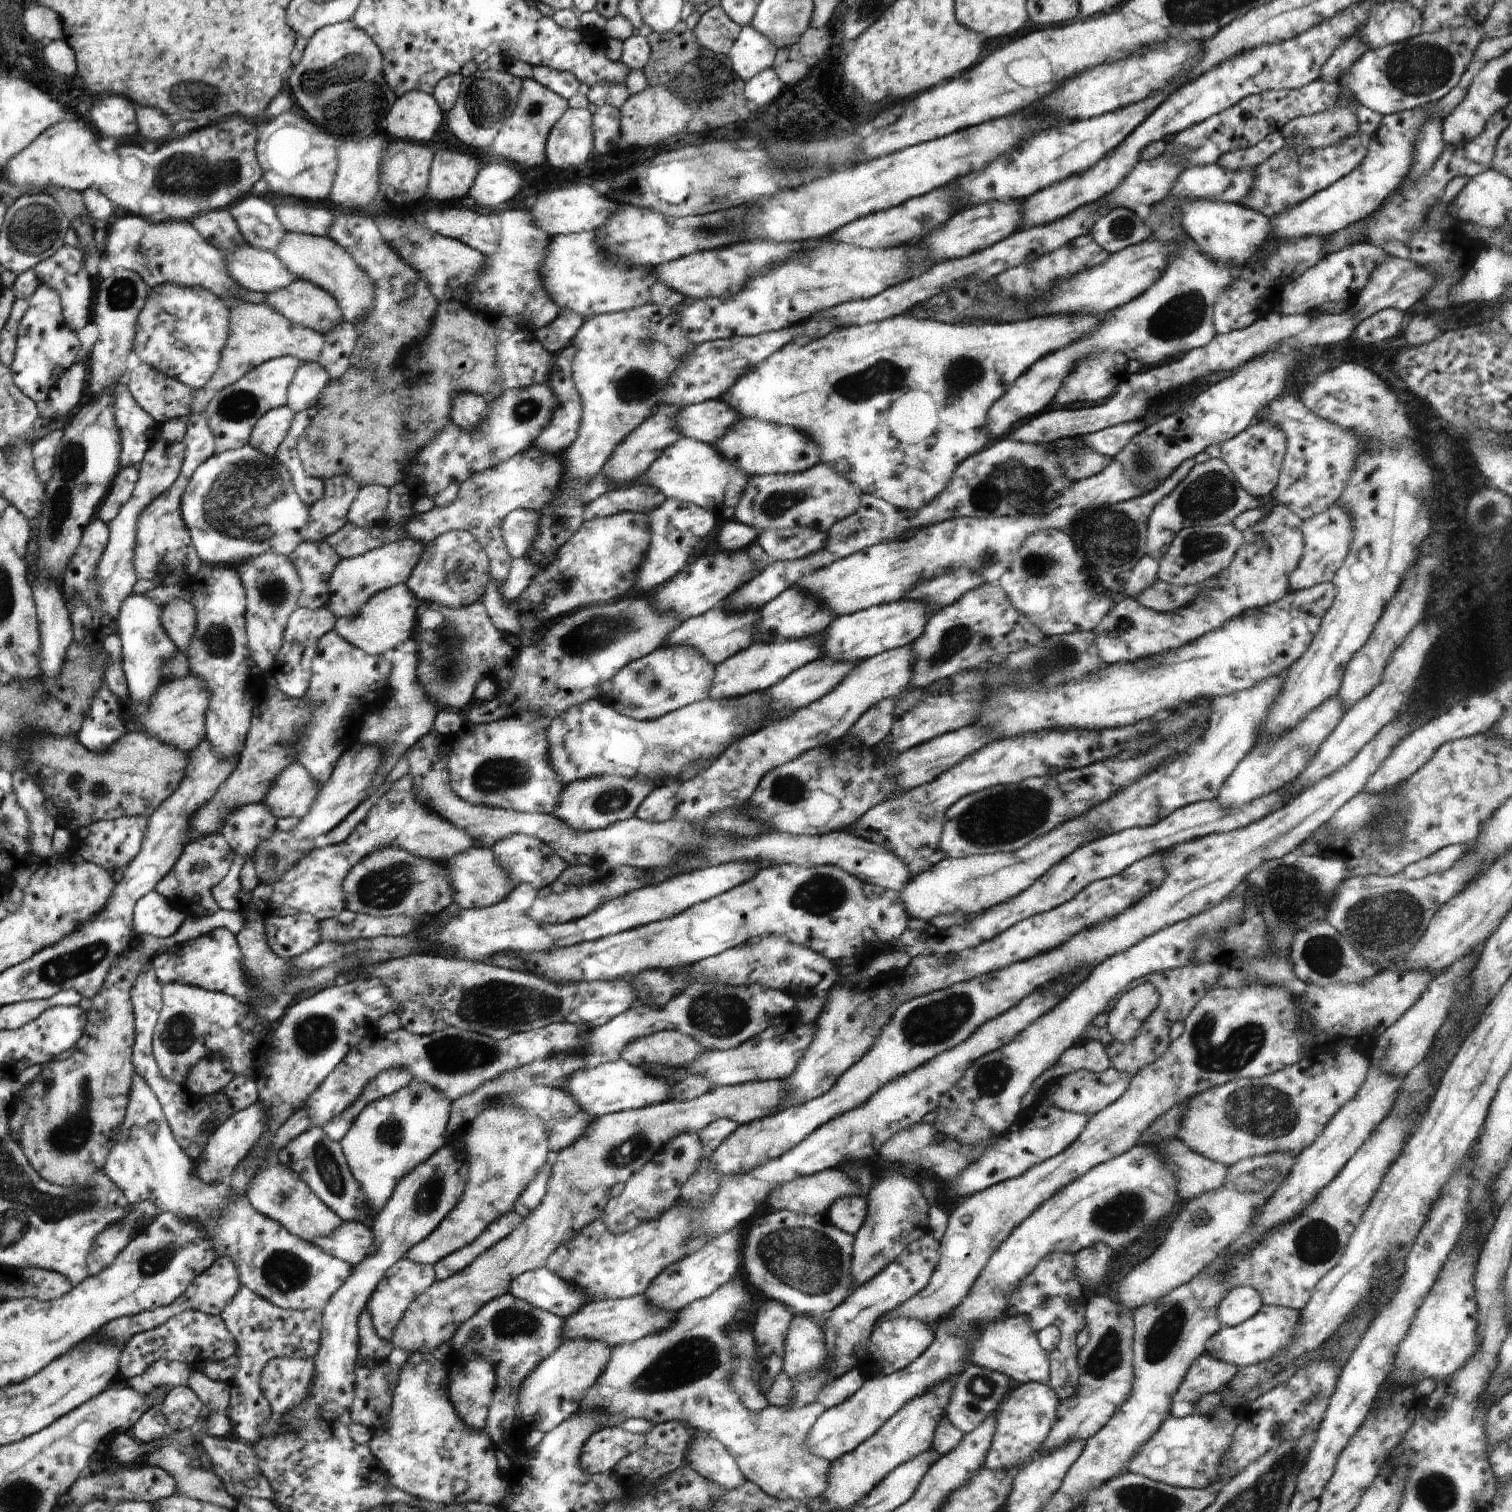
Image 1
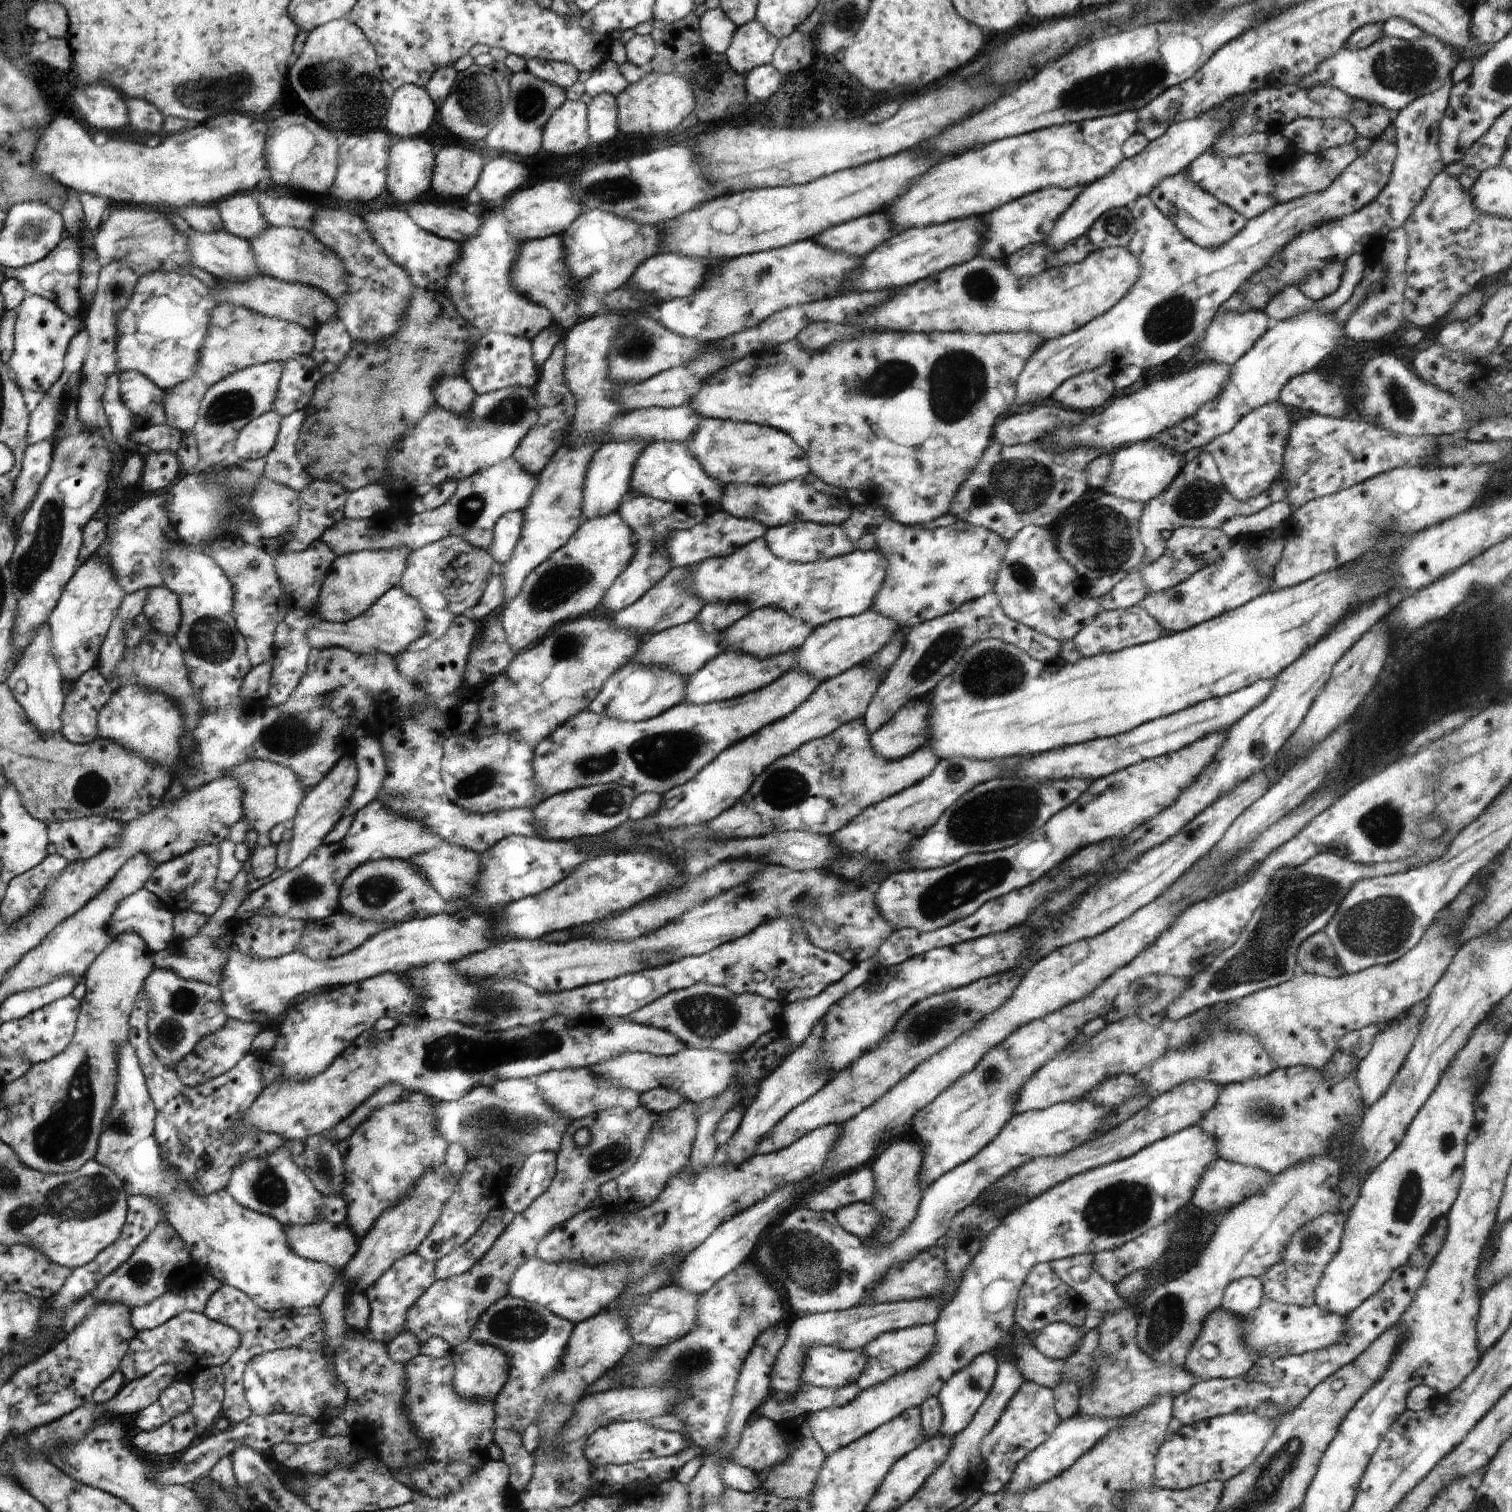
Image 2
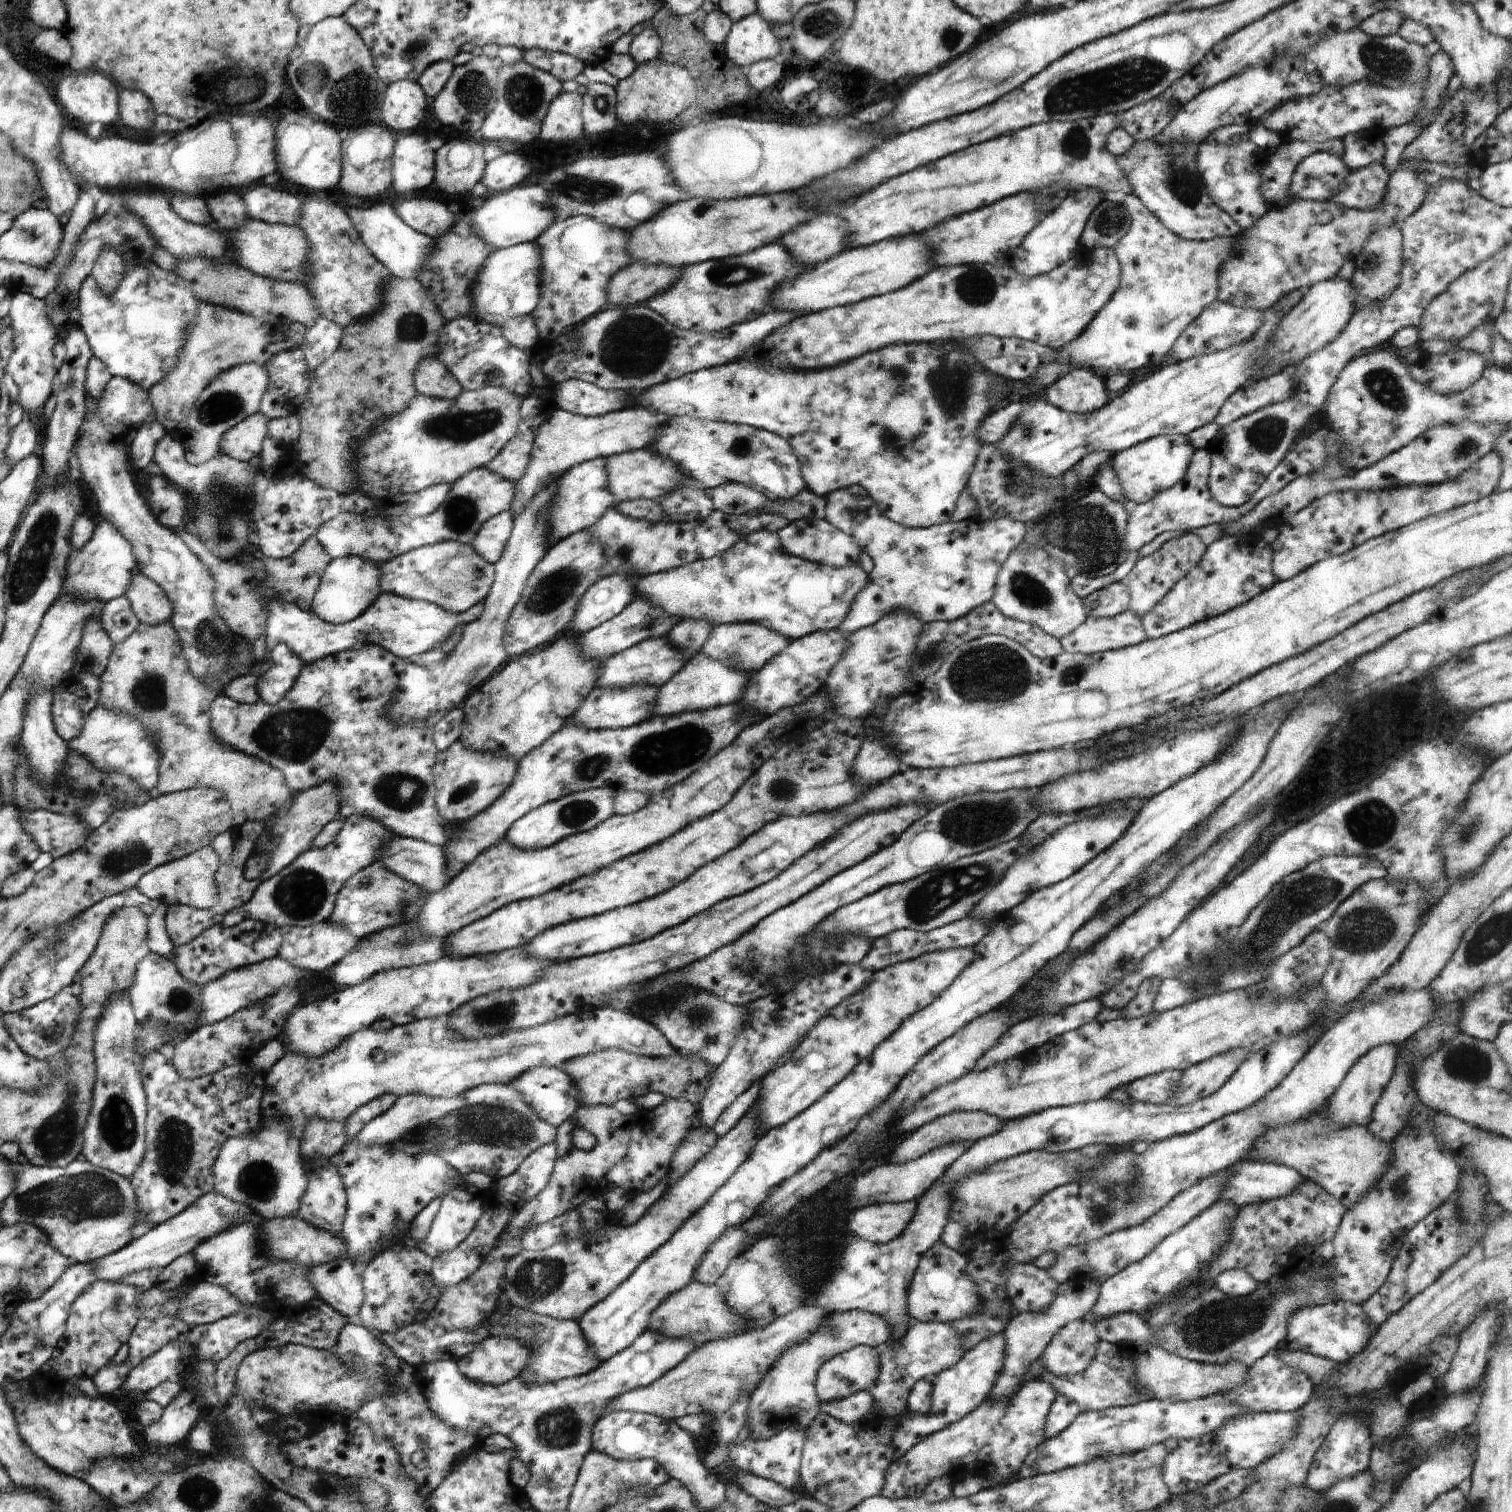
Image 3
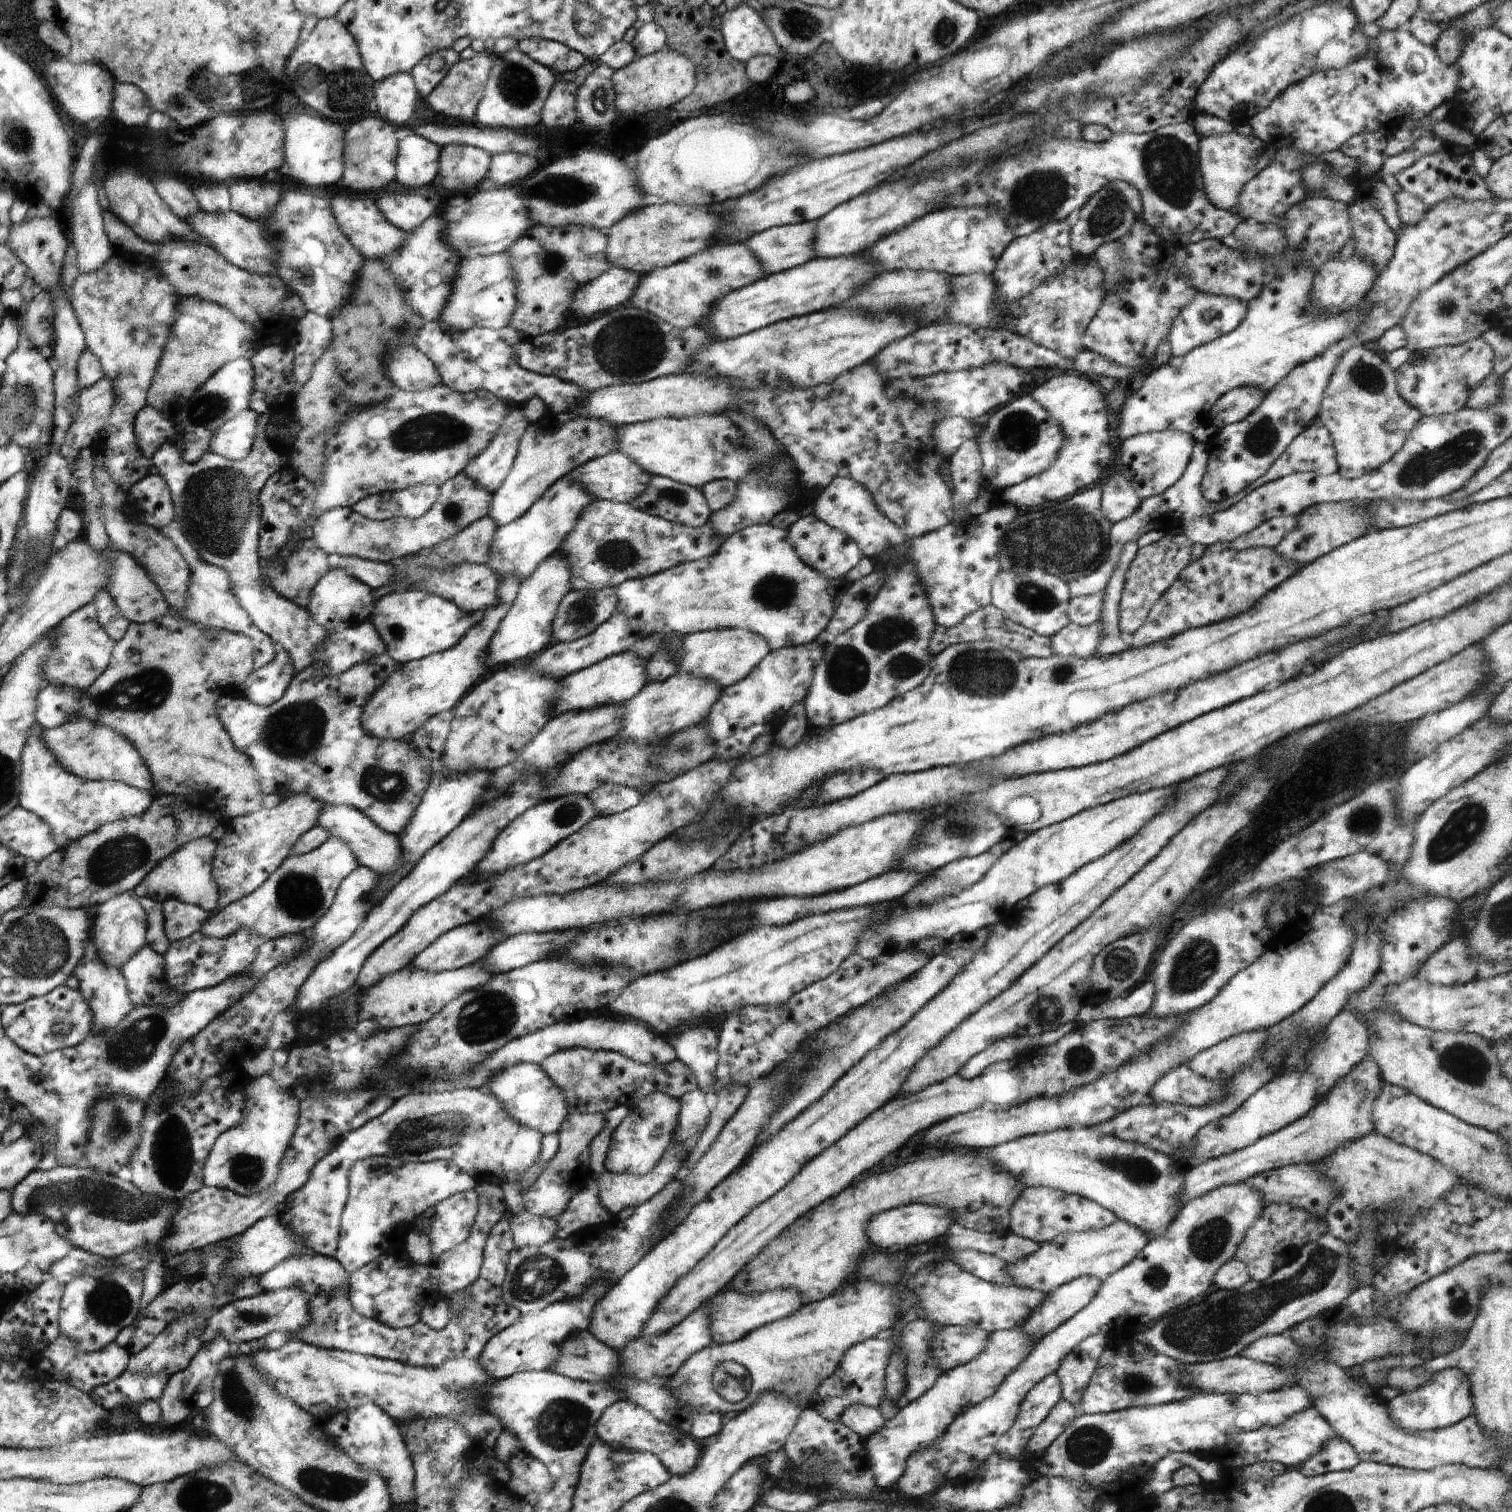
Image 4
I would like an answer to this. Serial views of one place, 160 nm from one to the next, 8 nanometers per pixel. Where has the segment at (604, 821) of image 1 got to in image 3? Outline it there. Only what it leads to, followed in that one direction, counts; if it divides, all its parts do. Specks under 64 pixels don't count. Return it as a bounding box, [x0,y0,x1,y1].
[504,788,615,850]

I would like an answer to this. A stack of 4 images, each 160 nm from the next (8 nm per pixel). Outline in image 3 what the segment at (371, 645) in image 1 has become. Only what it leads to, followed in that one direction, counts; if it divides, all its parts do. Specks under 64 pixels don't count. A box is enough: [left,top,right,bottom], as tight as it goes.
[267,593,483,665]

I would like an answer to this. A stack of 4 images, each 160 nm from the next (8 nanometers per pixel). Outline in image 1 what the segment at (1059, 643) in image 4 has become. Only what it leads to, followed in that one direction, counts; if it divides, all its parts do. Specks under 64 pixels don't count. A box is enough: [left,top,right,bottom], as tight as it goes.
[1092,497,1304,664]

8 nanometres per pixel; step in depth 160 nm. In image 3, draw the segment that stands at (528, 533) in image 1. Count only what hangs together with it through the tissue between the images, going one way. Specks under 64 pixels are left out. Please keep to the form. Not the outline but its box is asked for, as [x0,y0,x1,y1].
[471,511,514,565]

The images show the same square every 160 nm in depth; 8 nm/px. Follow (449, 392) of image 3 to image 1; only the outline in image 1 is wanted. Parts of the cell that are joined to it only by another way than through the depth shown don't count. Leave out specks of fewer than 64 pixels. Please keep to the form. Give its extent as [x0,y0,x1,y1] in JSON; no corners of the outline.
[451,392,487,429]

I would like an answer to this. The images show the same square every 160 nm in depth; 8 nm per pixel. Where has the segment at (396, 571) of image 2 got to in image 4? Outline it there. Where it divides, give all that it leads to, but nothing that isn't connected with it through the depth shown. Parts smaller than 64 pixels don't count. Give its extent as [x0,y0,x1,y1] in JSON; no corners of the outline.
[306,568,375,634]

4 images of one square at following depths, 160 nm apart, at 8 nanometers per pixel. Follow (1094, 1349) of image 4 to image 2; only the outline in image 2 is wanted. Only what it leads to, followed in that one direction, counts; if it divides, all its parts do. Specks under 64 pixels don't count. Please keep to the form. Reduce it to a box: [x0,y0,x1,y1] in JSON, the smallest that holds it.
[1032,1323,1083,1359]

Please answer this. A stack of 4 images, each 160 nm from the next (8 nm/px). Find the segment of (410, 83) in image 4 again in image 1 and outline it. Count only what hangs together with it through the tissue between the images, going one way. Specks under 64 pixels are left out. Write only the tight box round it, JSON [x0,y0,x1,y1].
[386,90,445,143]

